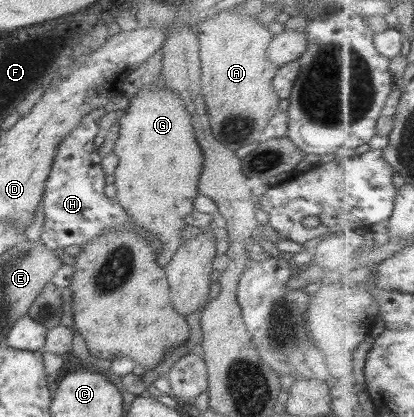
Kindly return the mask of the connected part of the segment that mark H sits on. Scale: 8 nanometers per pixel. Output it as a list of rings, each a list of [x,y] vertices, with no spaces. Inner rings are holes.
[[[108,107],[95,109],[83,117],[81,123],[59,143],[41,199],[44,223],[40,240],[47,250],[59,251],[71,245],[83,248],[89,241],[98,239],[100,234],[108,230],[132,230],[147,241],[147,245],[157,256],[161,242],[157,242],[143,227],[136,225],[115,198],[108,199],[103,195],[106,175],[100,166],[101,156],[93,148],[93,139],[99,132],[97,121],[108,111]]]

